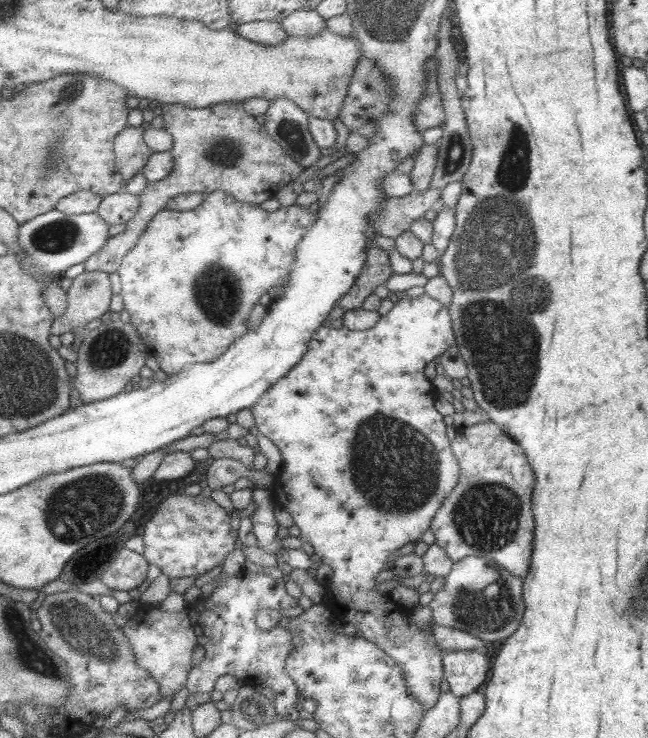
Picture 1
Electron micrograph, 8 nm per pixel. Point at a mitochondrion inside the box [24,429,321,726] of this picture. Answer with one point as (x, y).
(80, 510)

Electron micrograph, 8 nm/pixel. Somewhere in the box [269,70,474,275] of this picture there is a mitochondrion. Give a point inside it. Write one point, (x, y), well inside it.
(287, 130)

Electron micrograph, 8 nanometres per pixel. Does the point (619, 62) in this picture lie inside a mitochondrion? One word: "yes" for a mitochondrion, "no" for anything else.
no

